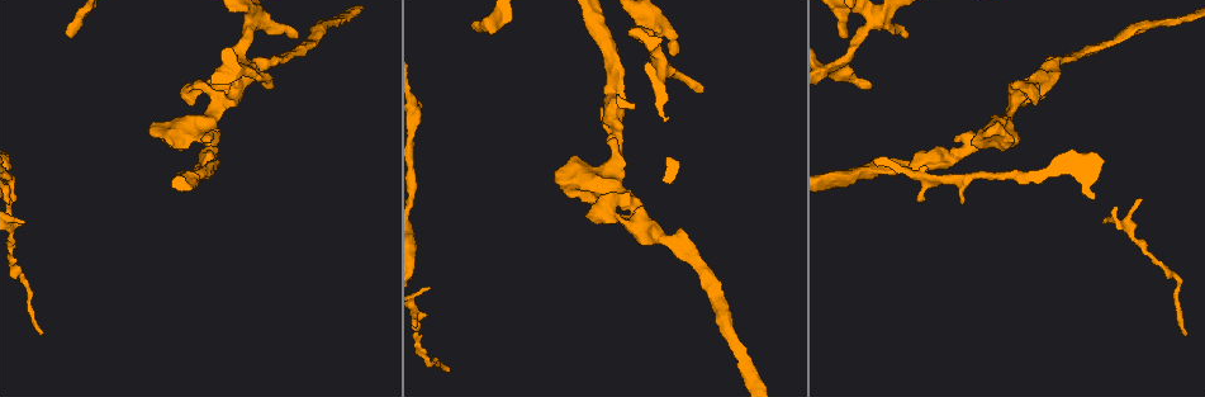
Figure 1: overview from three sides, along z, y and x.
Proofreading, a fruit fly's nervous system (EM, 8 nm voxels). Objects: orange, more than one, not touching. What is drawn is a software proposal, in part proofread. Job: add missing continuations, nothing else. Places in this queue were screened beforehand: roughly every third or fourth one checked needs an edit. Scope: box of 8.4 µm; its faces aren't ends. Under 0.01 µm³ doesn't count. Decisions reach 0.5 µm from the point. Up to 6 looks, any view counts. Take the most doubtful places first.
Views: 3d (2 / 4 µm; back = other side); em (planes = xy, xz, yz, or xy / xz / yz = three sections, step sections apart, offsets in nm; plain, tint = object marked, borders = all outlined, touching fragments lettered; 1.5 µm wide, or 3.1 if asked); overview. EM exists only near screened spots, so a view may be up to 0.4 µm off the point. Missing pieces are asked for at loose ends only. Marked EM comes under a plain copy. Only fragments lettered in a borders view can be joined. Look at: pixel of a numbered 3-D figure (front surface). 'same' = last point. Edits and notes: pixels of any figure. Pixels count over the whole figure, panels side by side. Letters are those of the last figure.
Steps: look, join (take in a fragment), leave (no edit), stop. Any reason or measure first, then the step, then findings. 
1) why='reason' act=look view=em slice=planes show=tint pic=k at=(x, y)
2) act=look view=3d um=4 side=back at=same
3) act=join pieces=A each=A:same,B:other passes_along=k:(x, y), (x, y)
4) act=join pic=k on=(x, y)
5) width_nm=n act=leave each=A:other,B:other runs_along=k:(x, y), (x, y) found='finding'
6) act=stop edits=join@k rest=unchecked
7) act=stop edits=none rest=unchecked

why='free end' act=look view=3d um=2 pic=1 at=(297, 36)

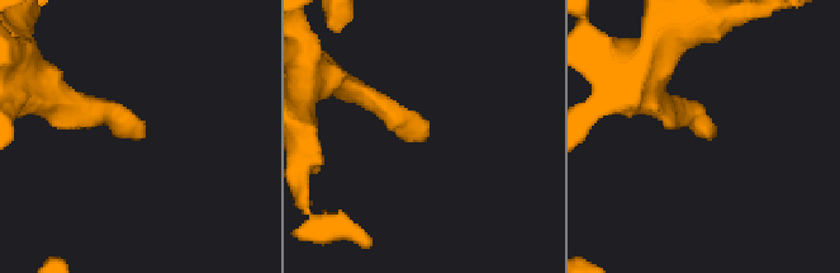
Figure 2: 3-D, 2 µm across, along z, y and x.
why='shape alone is not enough' act=look view=em slice=planes show=borders pic=2 at=(424, 136)

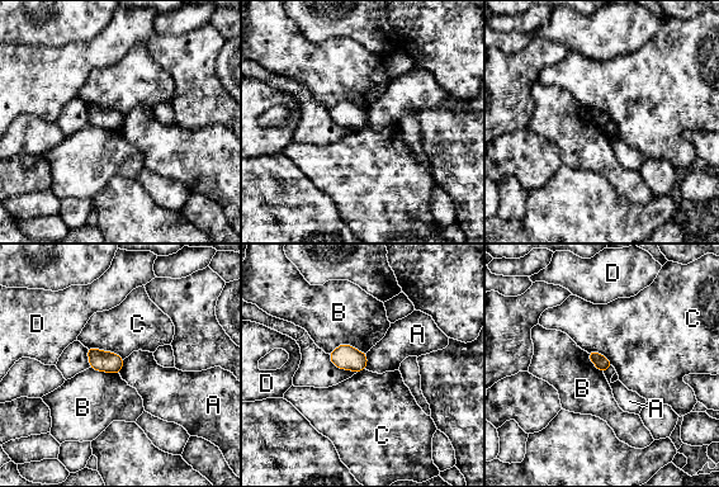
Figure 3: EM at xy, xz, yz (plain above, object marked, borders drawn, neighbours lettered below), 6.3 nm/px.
width_nm=90 act=leave each=A:other,B:other,C:other,D:other border=3:(124, 359), (124, 364), (118, 373) found='none of them fits'

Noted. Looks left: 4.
why='branch stops here' act=look view=em slice=planes show=tint pic=1 at=(478, 29)

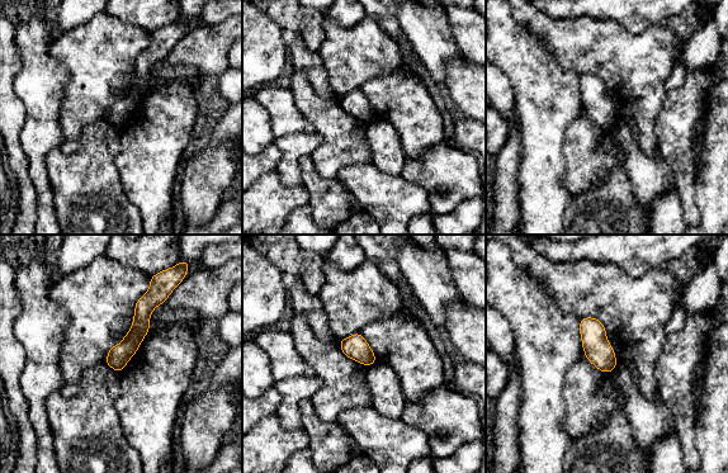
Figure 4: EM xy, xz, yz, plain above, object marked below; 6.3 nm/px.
why='see the neighbours' act=look view=em slice=planes show=borders at=same

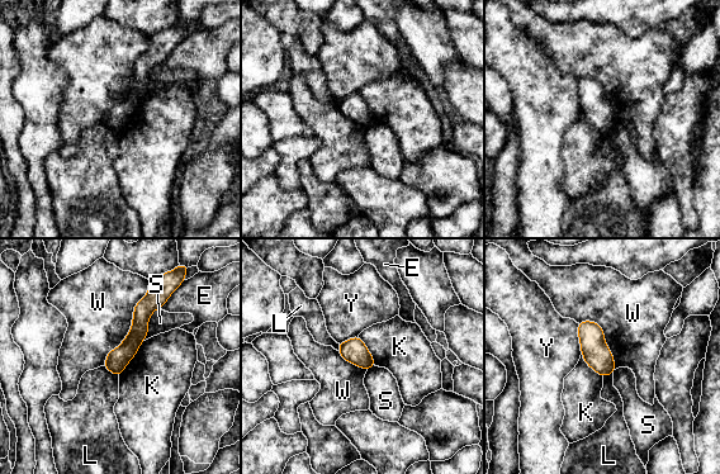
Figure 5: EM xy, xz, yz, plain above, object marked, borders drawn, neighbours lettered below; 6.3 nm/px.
longest_contact=W:600nm act=leave each=E:other,K:other,L:other,S:other,W:other,Y:other border=5:(150, 280), (128, 333), (103, 365) found='none of them fits'

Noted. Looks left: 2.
why='end of a long branch' act=look view=em slice=xz step=8 show=borders pic=1 at=(43, 334)

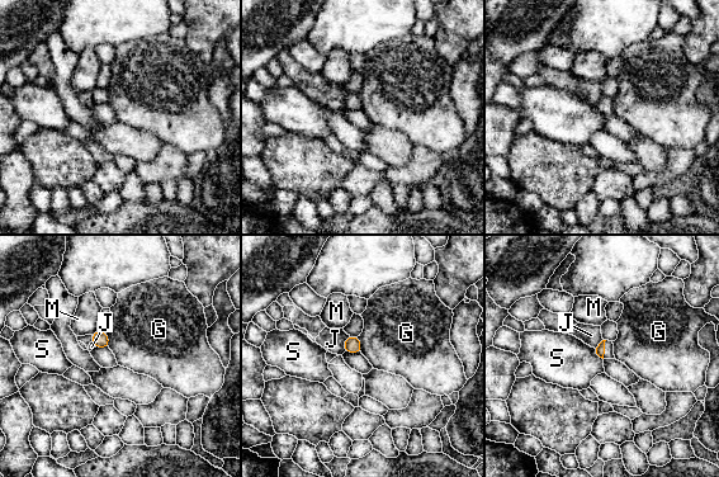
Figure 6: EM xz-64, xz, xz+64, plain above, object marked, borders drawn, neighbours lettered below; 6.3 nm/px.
why='another direction' act=look view=em slice=planes show=borders at=same

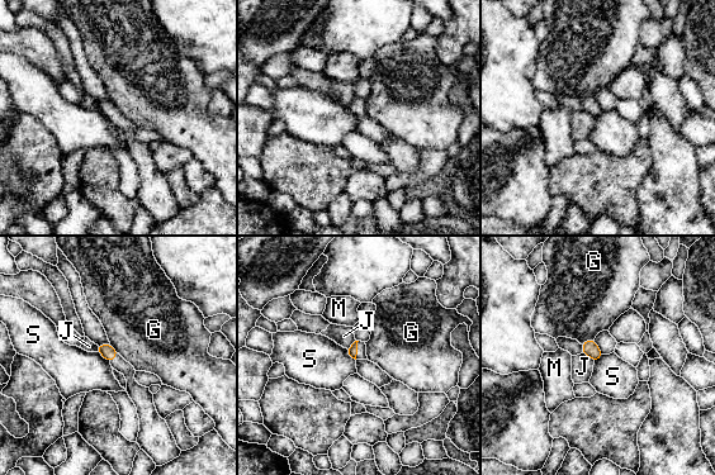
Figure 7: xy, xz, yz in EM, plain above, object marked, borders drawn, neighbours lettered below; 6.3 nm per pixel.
act=leave each=G:other,J:other,M:other,S:other border=7:(593, 338), (585, 340), (581, 343) found='no lettered fragment goes on from it'

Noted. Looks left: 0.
act=stop edits=none rest=unchecked

